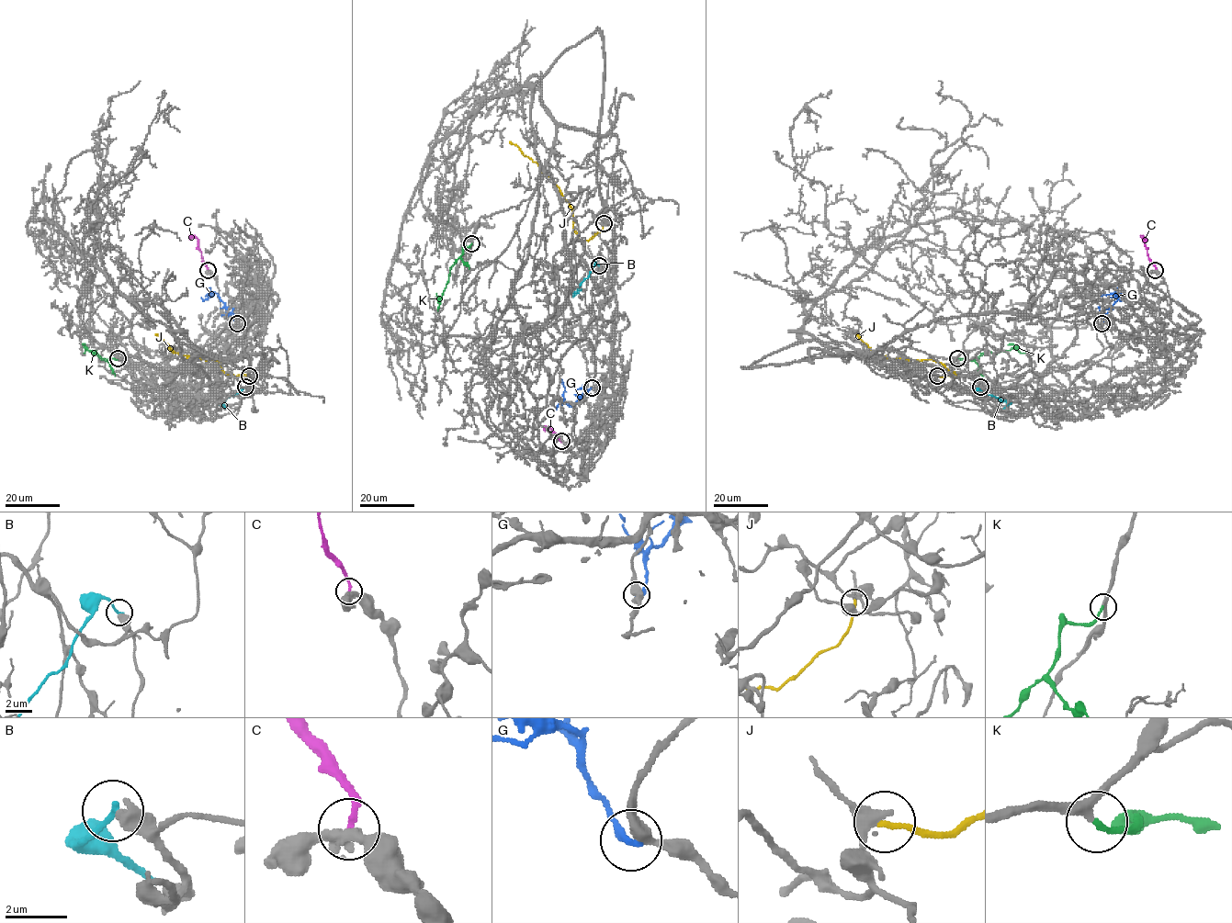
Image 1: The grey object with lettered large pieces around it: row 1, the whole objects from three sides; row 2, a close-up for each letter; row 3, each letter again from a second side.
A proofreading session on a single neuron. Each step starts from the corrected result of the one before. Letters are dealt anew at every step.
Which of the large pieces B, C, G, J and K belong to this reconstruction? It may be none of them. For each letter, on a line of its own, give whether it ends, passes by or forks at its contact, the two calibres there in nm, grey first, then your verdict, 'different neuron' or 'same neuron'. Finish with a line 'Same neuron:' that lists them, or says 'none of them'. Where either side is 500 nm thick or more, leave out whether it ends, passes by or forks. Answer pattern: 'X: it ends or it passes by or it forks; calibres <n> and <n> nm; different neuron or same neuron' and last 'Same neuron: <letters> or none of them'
B: it ends; calibres 340 and 200 nm; different neuron
C: it ends; calibres 380 and 200 nm; different neuron
G: it ends; calibres 420 and 280 nm; different neuron
J: it ends; calibres 320 and 180 nm; different neuron
K: it ends; calibres 240 and 170 nm; same neuron
Same neuron: K

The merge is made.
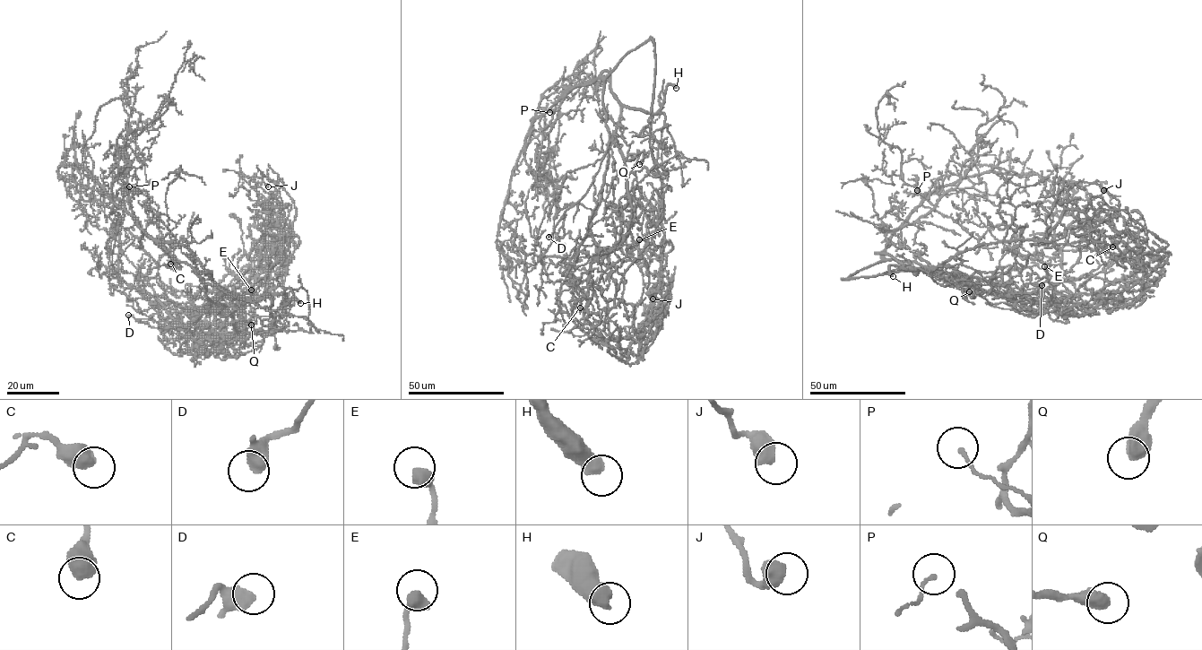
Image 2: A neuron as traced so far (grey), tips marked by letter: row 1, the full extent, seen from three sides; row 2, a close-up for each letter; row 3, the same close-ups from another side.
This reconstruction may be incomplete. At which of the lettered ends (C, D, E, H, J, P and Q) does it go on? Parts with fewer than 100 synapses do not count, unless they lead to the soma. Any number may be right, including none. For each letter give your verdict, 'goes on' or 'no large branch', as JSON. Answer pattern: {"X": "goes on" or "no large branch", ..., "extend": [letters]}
{"C": "no large branch", "D": "no large branch", "E": "no large branch", "H": "goes on", "J": "no large branch", "P": "no large branch", "Q": "no large branch", "extend": ["H"]}

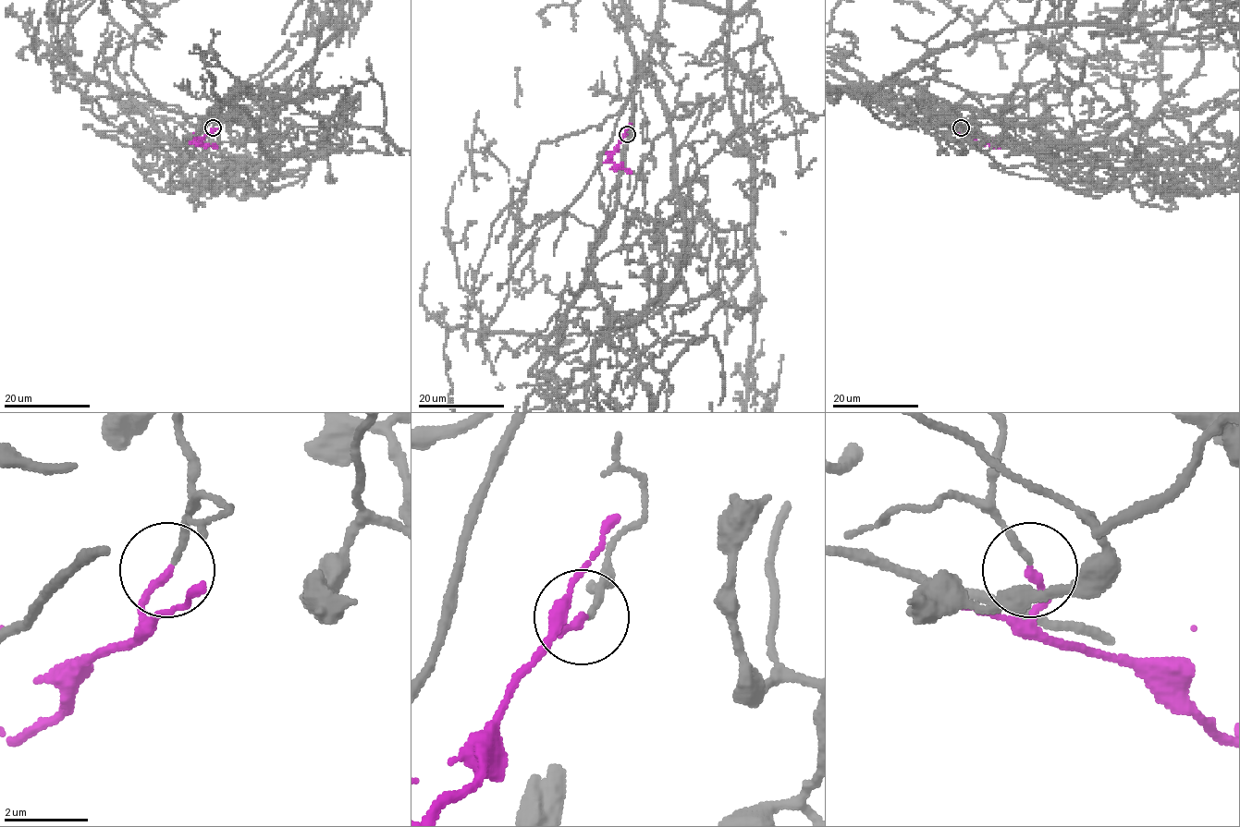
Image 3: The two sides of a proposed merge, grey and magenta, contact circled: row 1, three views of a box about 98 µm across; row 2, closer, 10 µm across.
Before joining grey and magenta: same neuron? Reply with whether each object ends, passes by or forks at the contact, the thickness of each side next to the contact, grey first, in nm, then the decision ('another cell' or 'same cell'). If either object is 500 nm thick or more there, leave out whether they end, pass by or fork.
grey ends there; magenta ends there; 140 nm thick on the grey side, 180 nm on the other; same cell

